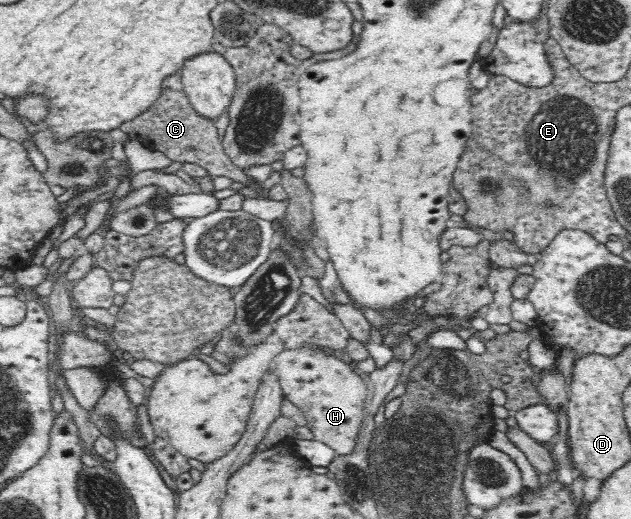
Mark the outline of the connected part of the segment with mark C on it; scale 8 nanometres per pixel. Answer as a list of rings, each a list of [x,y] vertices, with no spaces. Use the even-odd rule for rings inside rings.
[[[173,73],[173,75],[164,77],[163,80],[157,101],[141,115],[129,121],[123,121],[119,125],[121,131],[127,133],[130,139],[161,151],[172,161],[196,163],[213,177],[230,174],[233,181],[245,183],[248,176],[241,171],[241,168],[233,164],[224,152],[224,147],[219,141],[215,120],[195,111],[184,91],[180,74]]]

